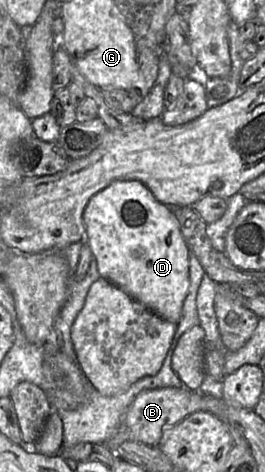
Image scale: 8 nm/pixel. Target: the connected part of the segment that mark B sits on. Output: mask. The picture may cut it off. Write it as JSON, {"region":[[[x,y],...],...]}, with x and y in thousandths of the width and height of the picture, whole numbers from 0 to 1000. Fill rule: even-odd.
{"region":[[[615,820],[532,828],[487,860],[464,883],[464,898],[487,907],[498,934],[596,945],[615,917],[672,898],[709,879],[743,873],[789,873],[849,894],[857,860],[842,843],[819,845],[766,835],[751,826],[698,820]]]}

